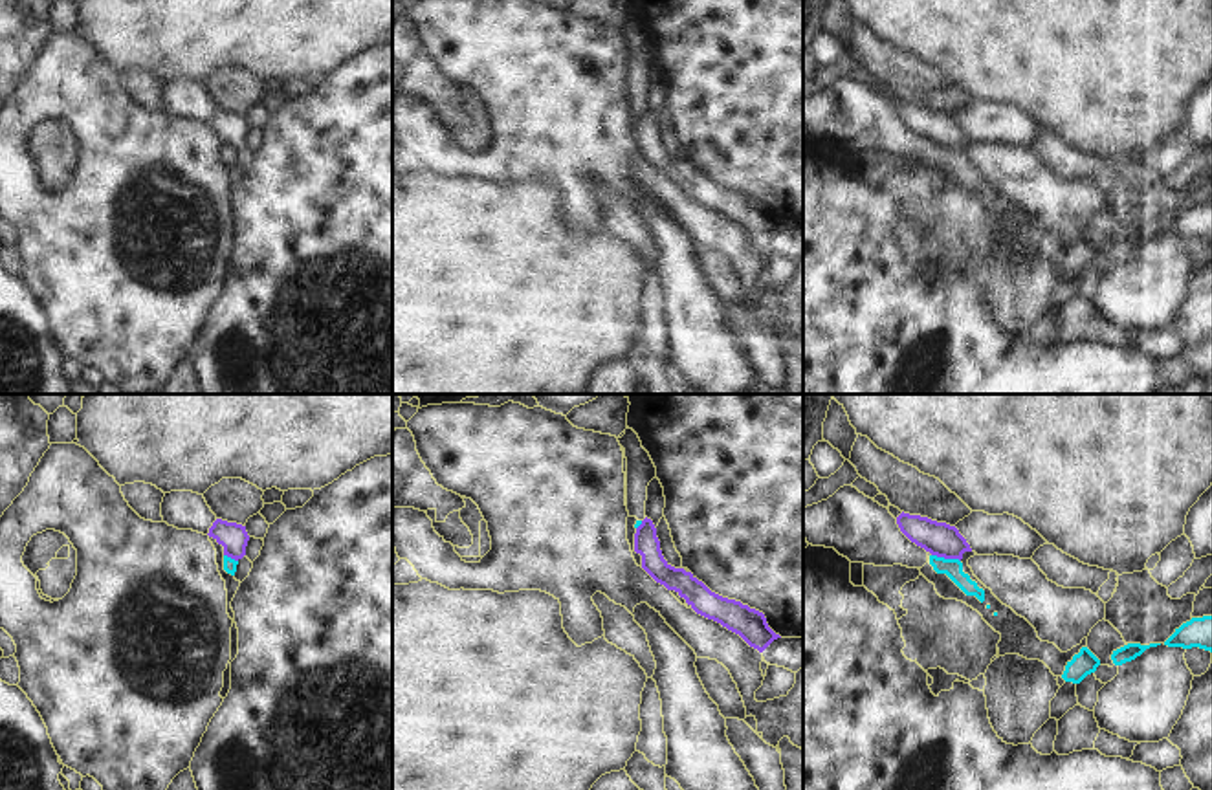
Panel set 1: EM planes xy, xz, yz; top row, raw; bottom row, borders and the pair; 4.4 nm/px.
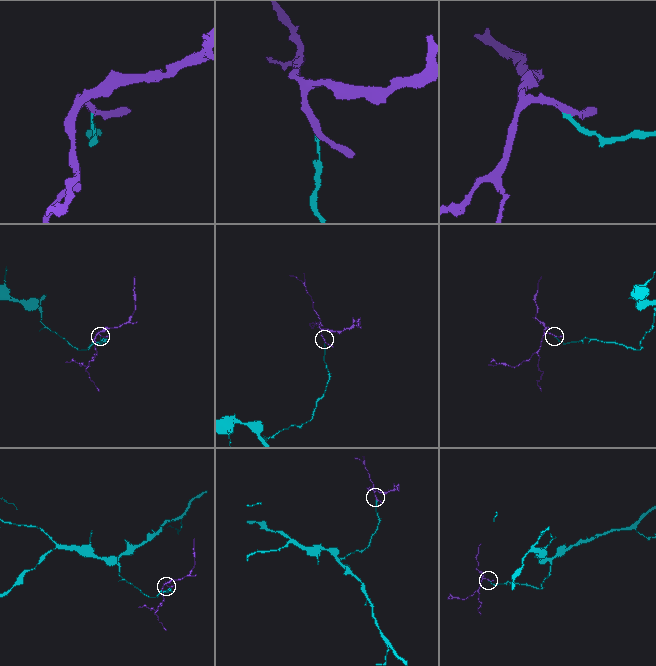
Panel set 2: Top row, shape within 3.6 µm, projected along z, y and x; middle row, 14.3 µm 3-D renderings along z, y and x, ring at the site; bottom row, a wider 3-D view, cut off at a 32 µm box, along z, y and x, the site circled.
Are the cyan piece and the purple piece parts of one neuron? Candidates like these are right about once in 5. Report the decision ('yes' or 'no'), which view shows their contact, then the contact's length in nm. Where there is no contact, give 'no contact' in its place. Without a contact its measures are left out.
no; contact in yz; length 130 nm

